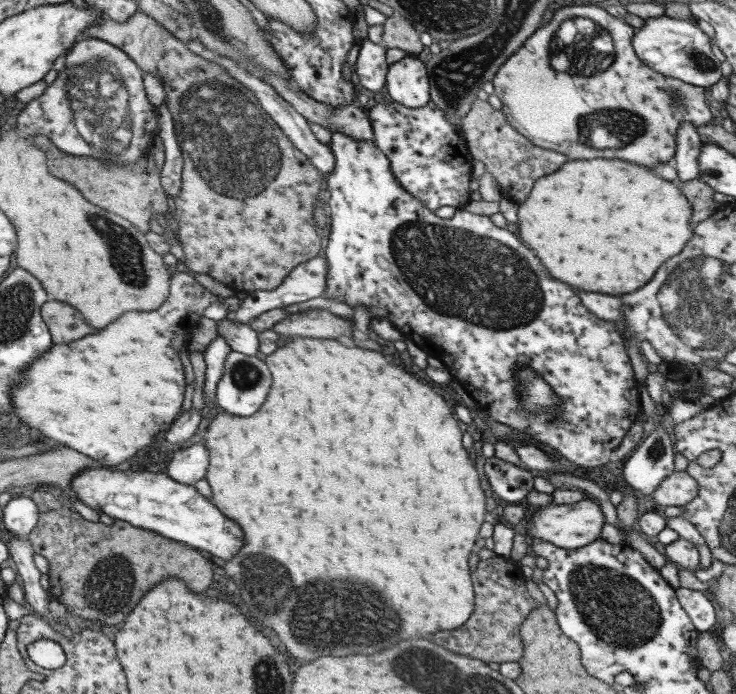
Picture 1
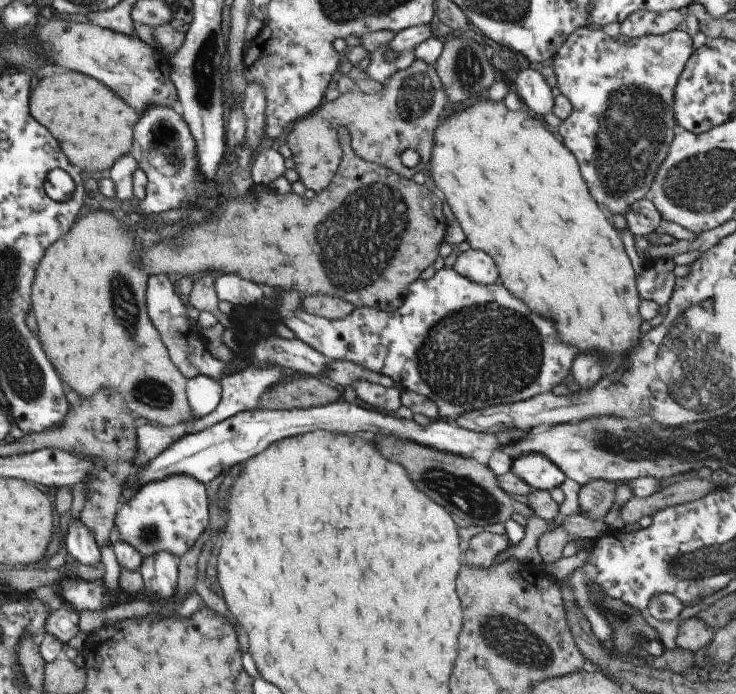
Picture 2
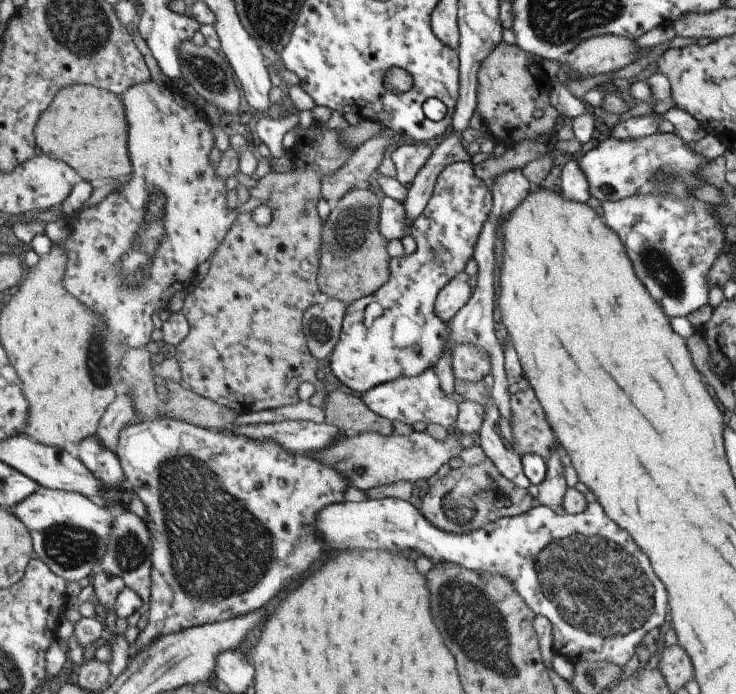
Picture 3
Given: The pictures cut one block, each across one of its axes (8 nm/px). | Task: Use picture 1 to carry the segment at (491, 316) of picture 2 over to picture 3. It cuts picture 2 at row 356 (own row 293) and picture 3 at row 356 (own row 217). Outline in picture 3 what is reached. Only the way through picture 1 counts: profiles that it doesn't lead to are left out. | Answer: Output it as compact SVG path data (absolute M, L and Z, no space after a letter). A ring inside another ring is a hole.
M456 162L445 166L433 187L433 192L423 208L423 212L413 220L408 235L416 244L415 250L403 257L393 257L389 260L389 278L387 282L367 296L351 302L346 306L339 340L335 343L329 355L329 368L337 380L340 380L349 389L363 394L369 388L382 382L401 377L414 377L423 370L434 370L443 348L443 342L447 338L447 322L441 322L433 314L433 302L437 298L437 292L441 290L456 276L463 276L465 262L472 258L474 246L481 232L483 223L489 216L492 207L490 186L485 181L475 178L471 162ZM369 304L379 304L383 308L383 314L373 318L369 326L363 322L363 310ZM457 344L451 350L451 374L459 382L480 382L490 373L489 356L473 344Z

